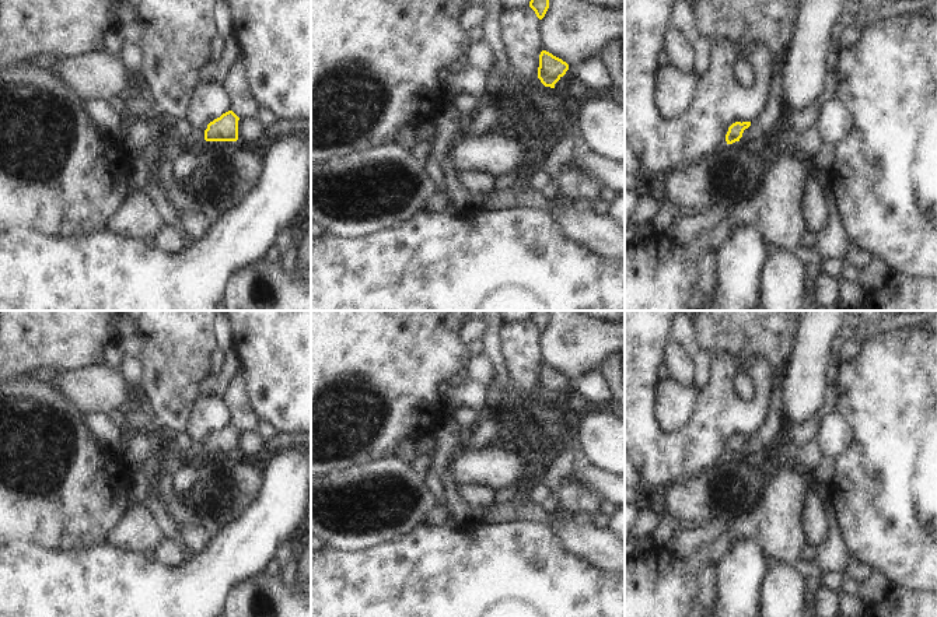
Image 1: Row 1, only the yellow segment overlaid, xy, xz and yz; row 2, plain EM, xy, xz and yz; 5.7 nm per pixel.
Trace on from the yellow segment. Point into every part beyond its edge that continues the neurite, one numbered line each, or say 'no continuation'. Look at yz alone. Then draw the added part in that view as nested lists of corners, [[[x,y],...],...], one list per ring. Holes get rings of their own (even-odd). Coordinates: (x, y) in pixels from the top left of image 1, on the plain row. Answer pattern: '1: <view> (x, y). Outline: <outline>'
no continuation.

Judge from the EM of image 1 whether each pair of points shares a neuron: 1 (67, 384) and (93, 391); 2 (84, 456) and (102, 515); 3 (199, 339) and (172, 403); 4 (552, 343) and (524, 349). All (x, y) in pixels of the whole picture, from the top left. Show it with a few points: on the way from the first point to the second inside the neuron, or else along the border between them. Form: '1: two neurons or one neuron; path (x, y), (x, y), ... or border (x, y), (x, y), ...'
1: one neuron; path (73, 384), (87, 388)
2: one neuron; path (84, 470), (84, 497), (88, 501)
3: one neuron; path (184, 354), (172, 365), (172, 388)
4: two neurons; border (539, 333), (539, 357), (544, 363)

